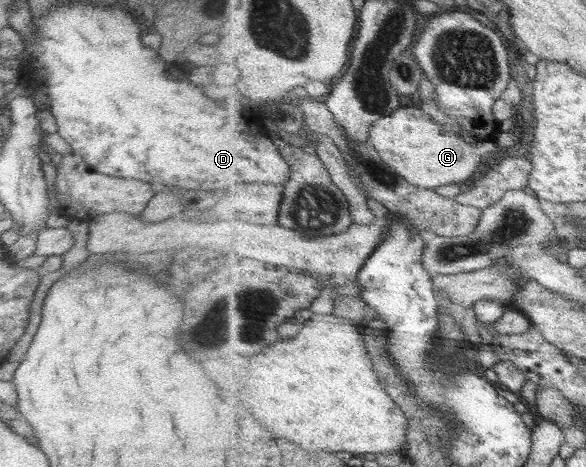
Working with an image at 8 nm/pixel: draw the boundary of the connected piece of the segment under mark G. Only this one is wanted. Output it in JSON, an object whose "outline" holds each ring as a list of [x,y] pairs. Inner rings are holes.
{"outline":[[[400,108],[396,113],[380,119],[371,128],[370,143],[382,154],[382,158],[394,166],[412,184],[436,189],[445,184],[462,185],[478,170],[484,170],[488,158],[499,149],[497,142],[477,142],[475,147],[458,135],[446,132],[434,122],[432,115],[424,114],[420,108]]]}

